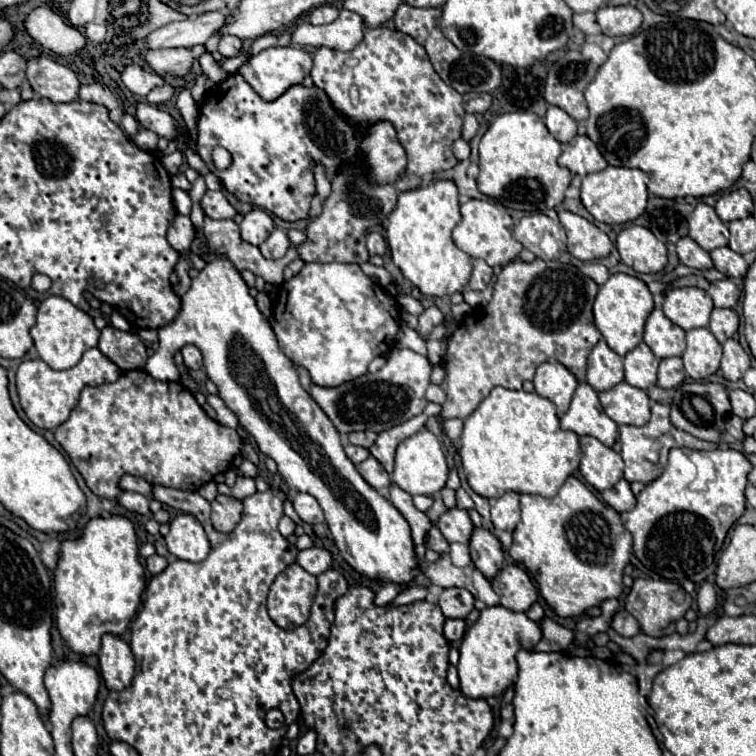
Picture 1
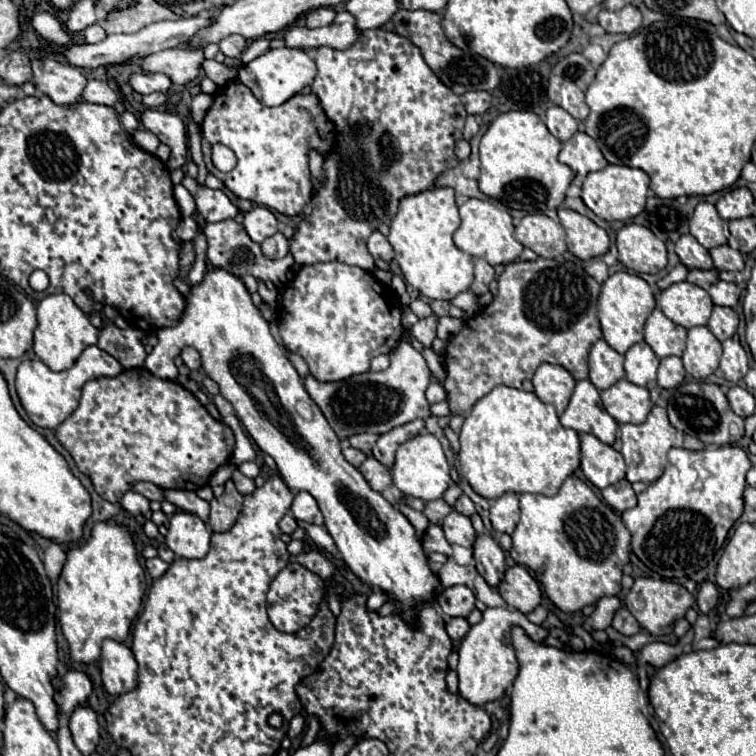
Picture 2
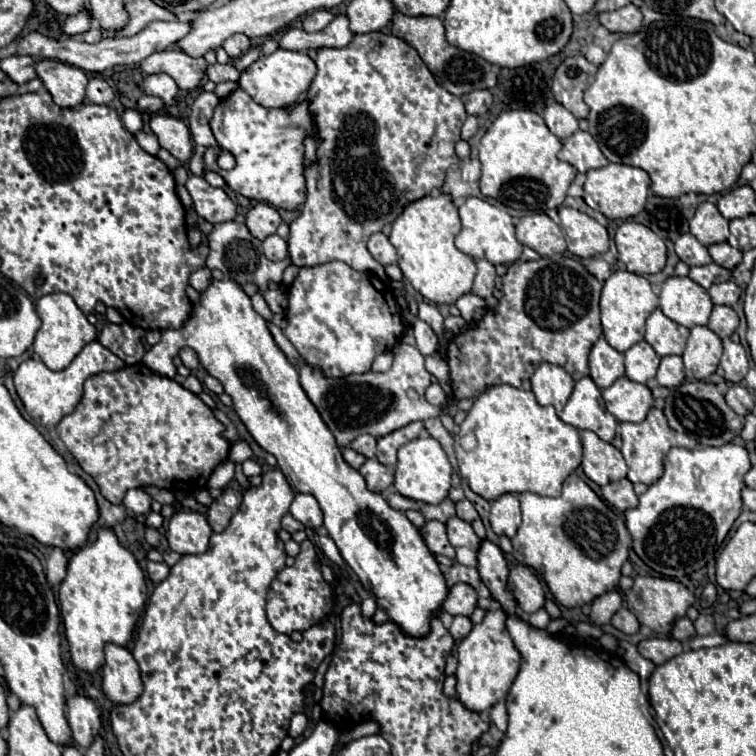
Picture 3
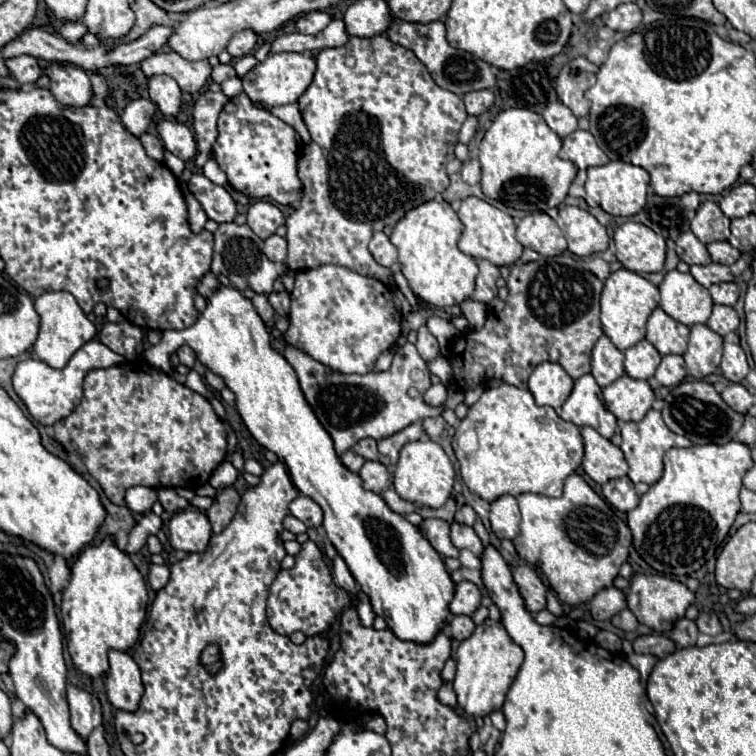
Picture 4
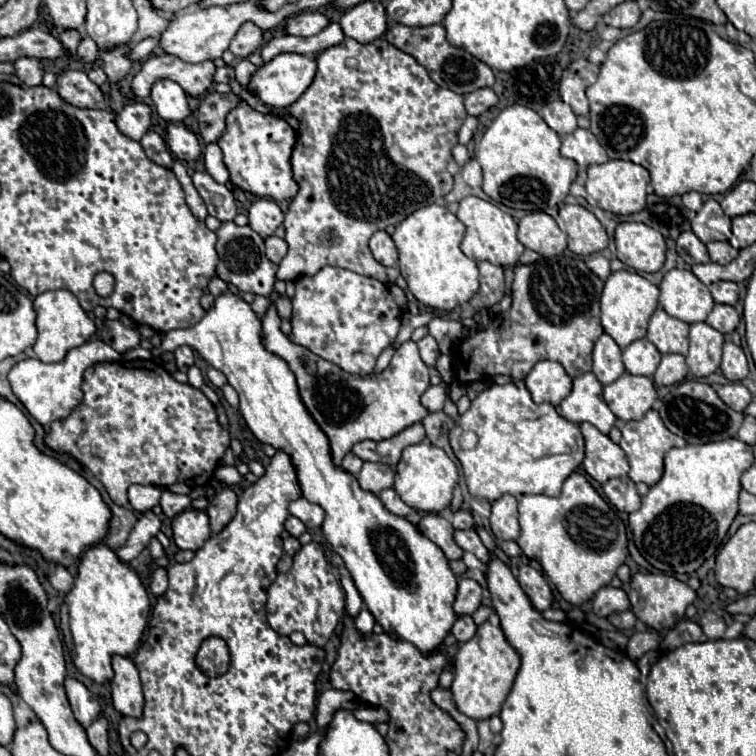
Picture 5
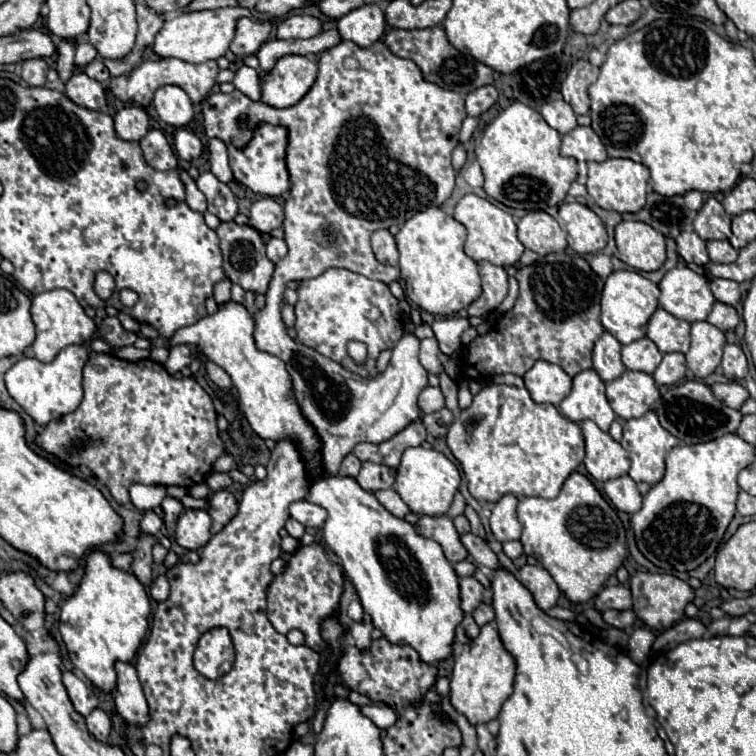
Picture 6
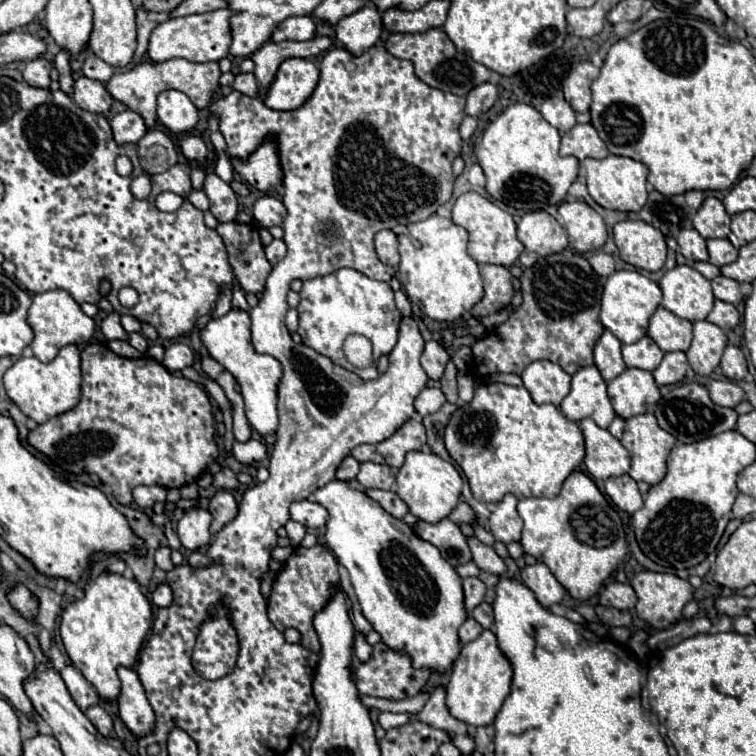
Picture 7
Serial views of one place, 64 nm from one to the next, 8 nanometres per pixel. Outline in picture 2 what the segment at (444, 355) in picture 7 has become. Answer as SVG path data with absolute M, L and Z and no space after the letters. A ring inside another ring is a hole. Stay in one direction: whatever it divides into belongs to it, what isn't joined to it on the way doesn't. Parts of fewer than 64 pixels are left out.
M428 316L424 320L418 320L412 326L412 336L420 344L424 344L426 348L432 348L432 342L436 340L436 324L438 324L438 318L436 316Z

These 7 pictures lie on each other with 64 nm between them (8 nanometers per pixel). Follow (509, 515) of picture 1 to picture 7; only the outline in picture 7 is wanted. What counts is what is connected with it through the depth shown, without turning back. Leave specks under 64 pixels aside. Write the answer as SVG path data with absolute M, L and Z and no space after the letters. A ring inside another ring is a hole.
M506 494L492 510L492 516L488 520L490 530L498 542L510 544L518 542L522 534L522 518L516 512L518 498L512 494Z

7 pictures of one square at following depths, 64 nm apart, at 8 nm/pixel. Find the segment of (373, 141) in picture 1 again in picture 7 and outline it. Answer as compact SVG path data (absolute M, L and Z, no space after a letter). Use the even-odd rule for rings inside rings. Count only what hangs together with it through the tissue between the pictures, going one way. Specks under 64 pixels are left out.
M266 140L248 160L232 158L232 166L248 184L256 186L262 192L270 190L272 186L280 186L282 182L276 144L272 140Z

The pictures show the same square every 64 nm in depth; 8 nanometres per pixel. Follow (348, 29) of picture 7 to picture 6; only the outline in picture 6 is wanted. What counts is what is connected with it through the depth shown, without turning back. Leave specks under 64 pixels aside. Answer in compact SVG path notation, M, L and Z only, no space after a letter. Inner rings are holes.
M378 4L360 6L338 20L338 32L342 40L350 40L360 48L372 46L384 36L386 20Z

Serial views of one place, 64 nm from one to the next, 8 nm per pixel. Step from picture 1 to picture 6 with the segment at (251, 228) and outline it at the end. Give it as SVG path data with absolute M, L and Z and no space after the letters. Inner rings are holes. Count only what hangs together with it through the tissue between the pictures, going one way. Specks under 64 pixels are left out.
M260 198L250 208L250 226L260 234L280 228L284 220L284 208L274 198Z

